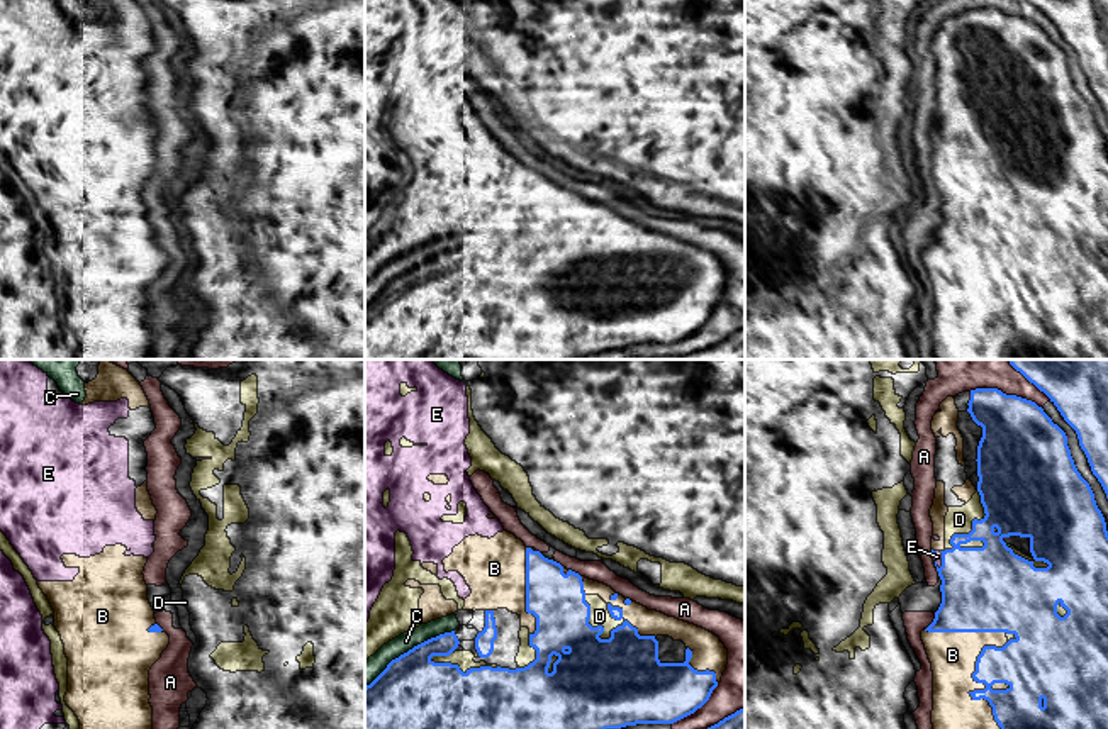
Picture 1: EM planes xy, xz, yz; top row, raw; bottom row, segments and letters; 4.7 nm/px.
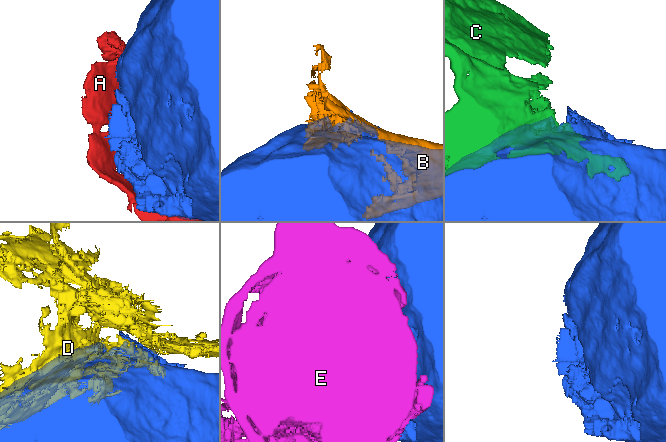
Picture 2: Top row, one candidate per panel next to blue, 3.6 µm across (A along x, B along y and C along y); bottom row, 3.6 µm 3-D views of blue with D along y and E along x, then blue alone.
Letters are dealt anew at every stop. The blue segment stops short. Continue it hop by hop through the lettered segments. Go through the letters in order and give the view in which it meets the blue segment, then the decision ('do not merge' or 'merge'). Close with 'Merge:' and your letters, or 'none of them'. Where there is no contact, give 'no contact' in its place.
A: contact in yz; do not merge
B: contact in yz; do not merge
C: contact in xz; do not merge
D: contact in xz; do not merge
E: contact in yz; do not merge
Merge: none of them

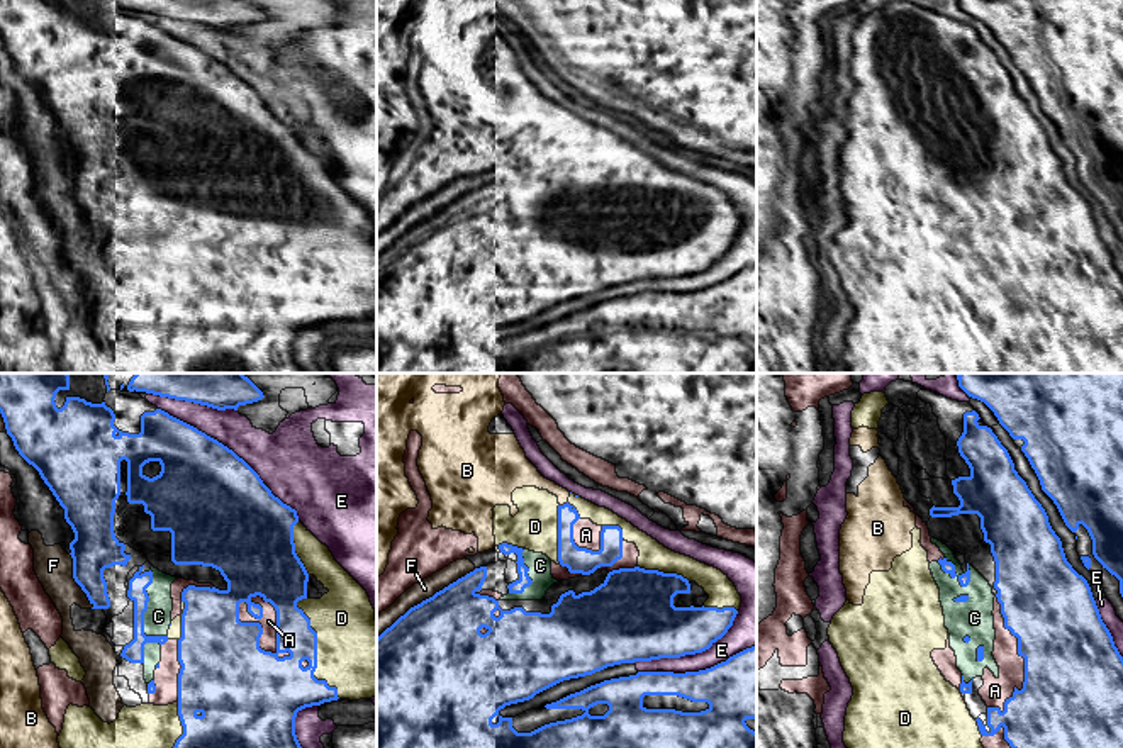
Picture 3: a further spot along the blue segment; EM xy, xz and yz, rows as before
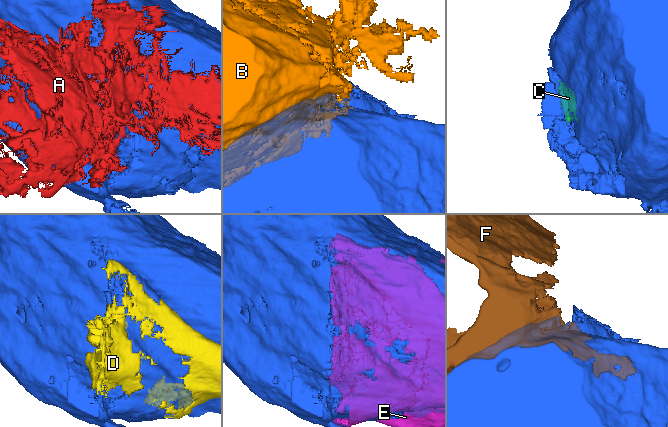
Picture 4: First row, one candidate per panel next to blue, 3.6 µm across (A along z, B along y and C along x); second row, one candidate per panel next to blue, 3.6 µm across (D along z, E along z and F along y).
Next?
A: contact in xy; do not merge
B: contact in xz; do not merge
C: contact in xy; merge
D: contact in xy; do not merge
E: contact in xy; do not merge
F: contact in xz; do not merge
Merge: C

